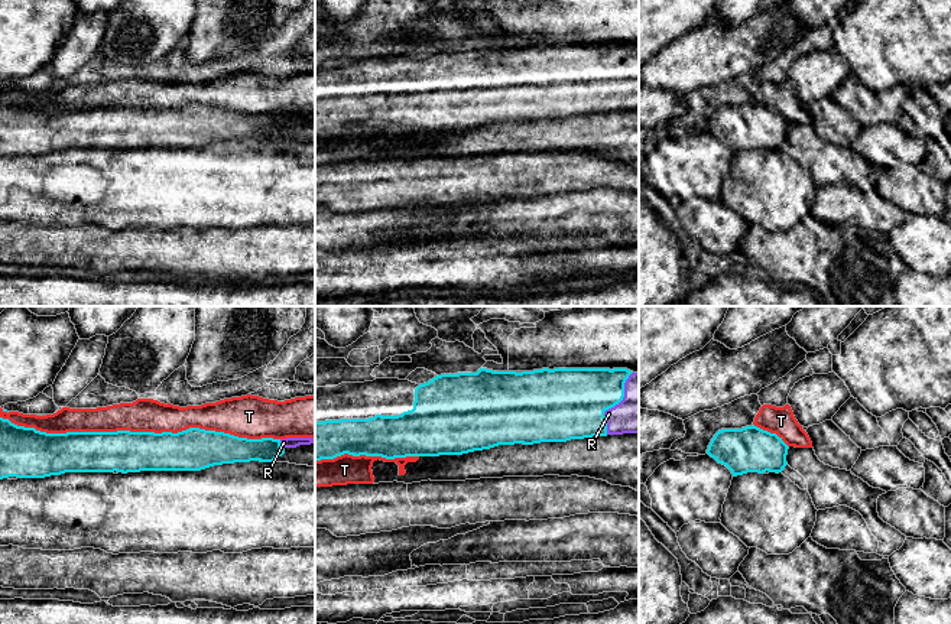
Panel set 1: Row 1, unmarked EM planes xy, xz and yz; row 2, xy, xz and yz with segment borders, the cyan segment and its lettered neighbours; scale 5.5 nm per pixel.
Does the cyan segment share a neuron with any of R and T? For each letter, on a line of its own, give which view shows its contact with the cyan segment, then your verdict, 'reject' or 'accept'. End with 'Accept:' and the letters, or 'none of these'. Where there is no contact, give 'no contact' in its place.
R: meets cyan in xz; accept
T: meets cyan in xy; reject
Accept: R

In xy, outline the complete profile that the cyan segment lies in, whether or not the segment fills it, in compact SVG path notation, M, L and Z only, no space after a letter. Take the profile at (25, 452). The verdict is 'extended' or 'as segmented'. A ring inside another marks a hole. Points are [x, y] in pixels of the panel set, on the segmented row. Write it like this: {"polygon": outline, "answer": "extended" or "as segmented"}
{"polygon": "M0 417L0 480L45 478L65 472L201 471L234 462L273 462L286 448L311 443L315 443L314 438L247 439L199 428L178 433L130 430L46 433Z", "answer": "extended"}

